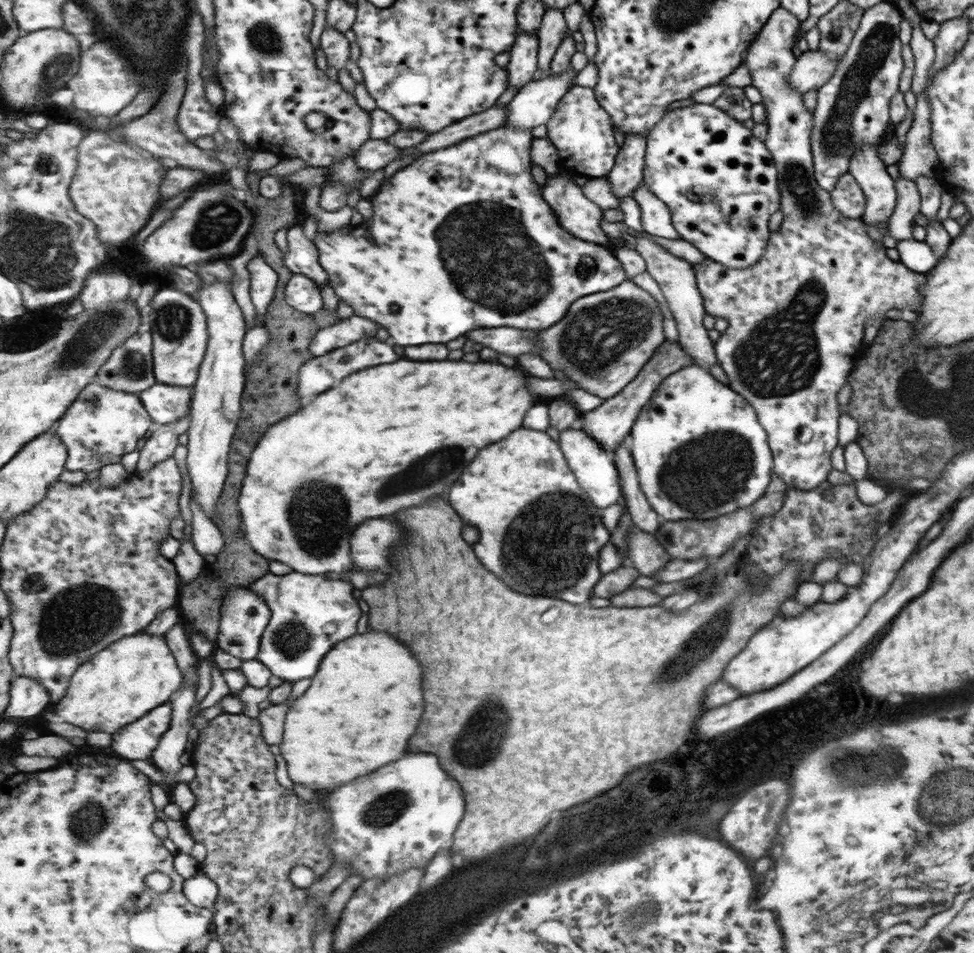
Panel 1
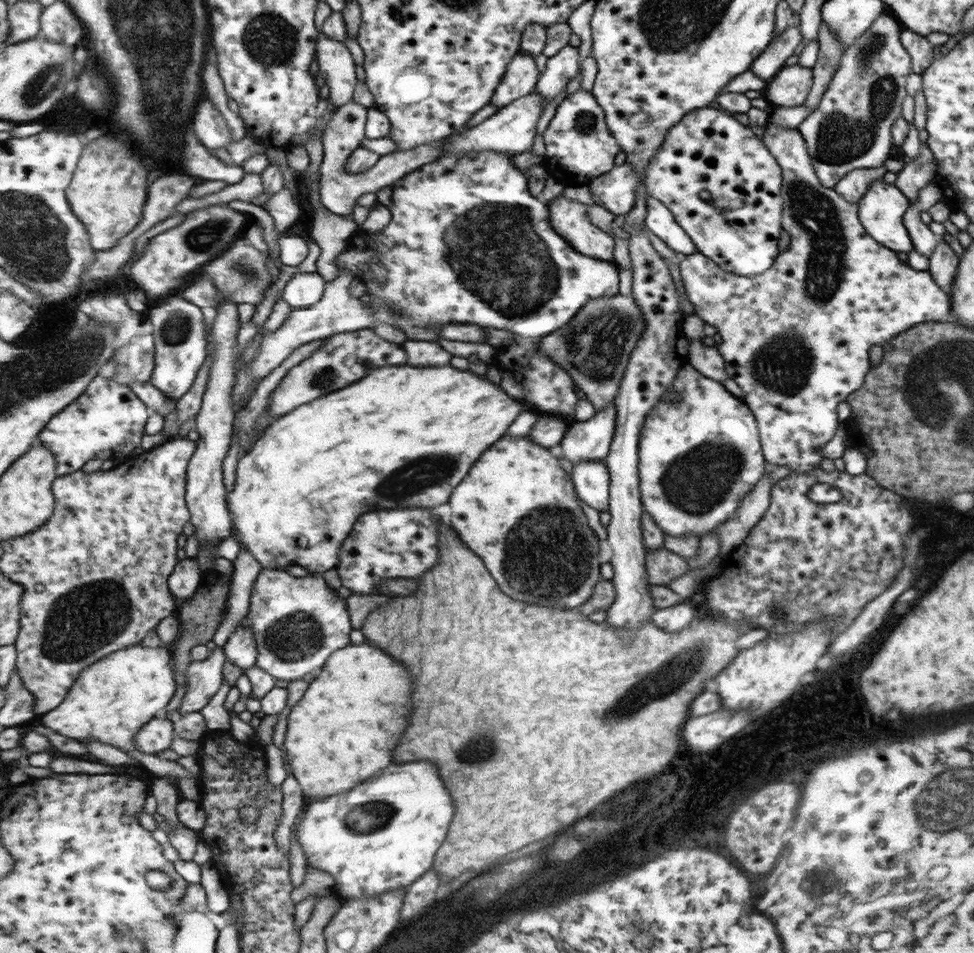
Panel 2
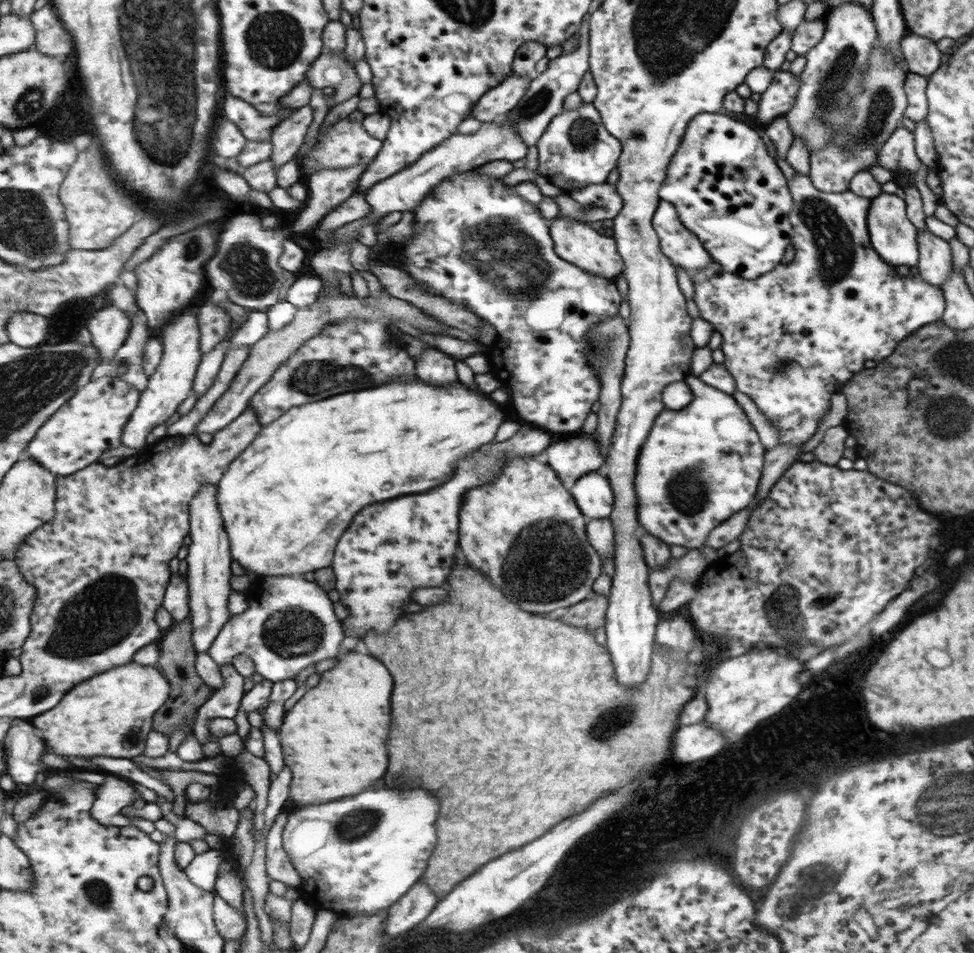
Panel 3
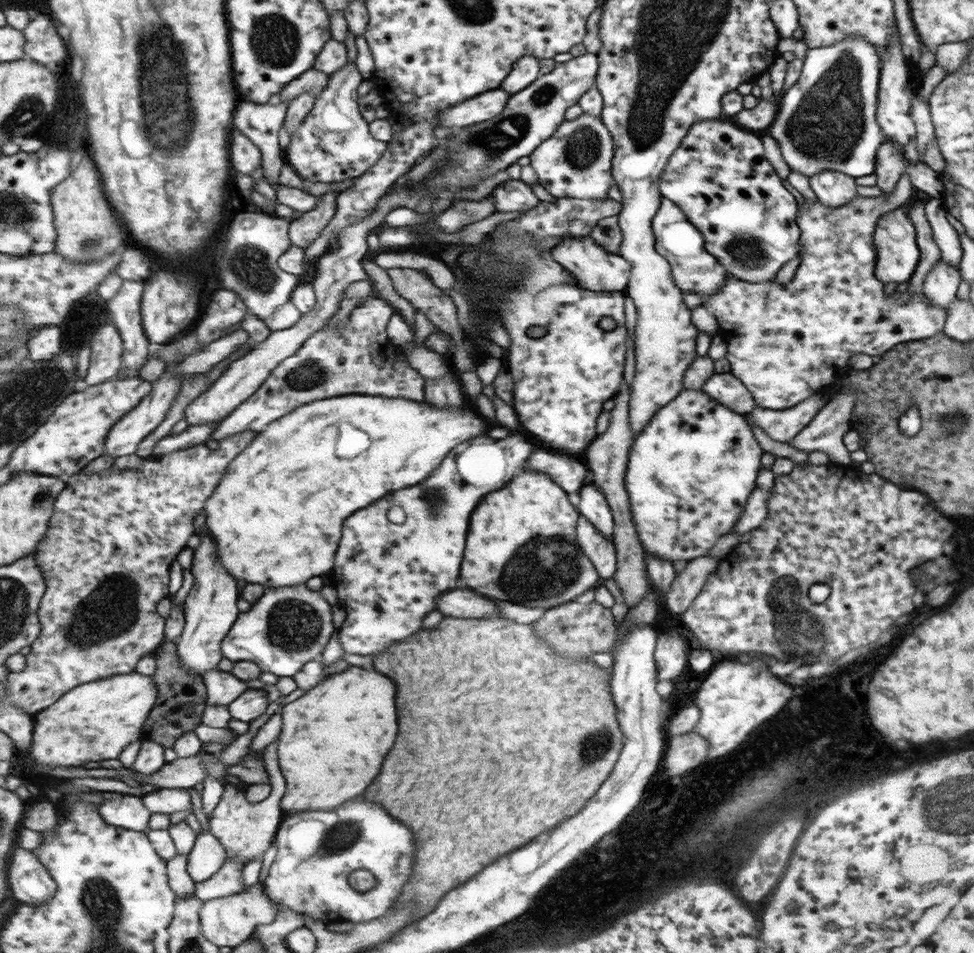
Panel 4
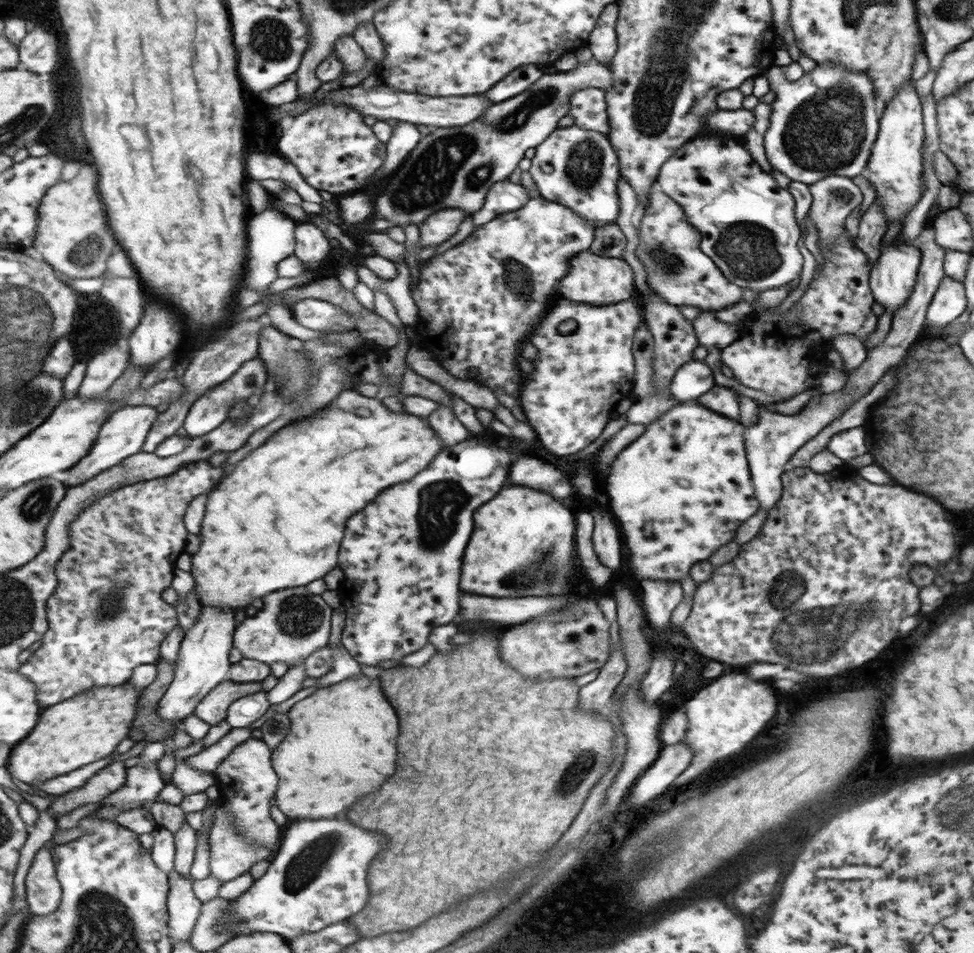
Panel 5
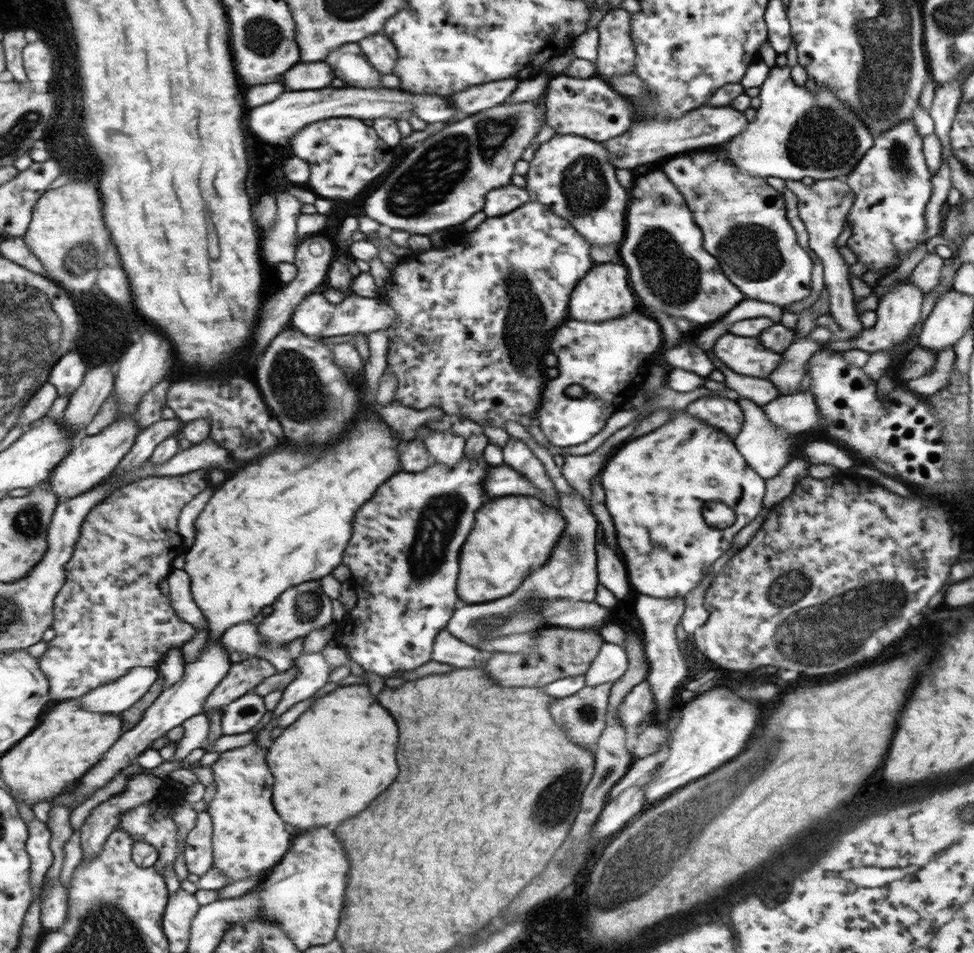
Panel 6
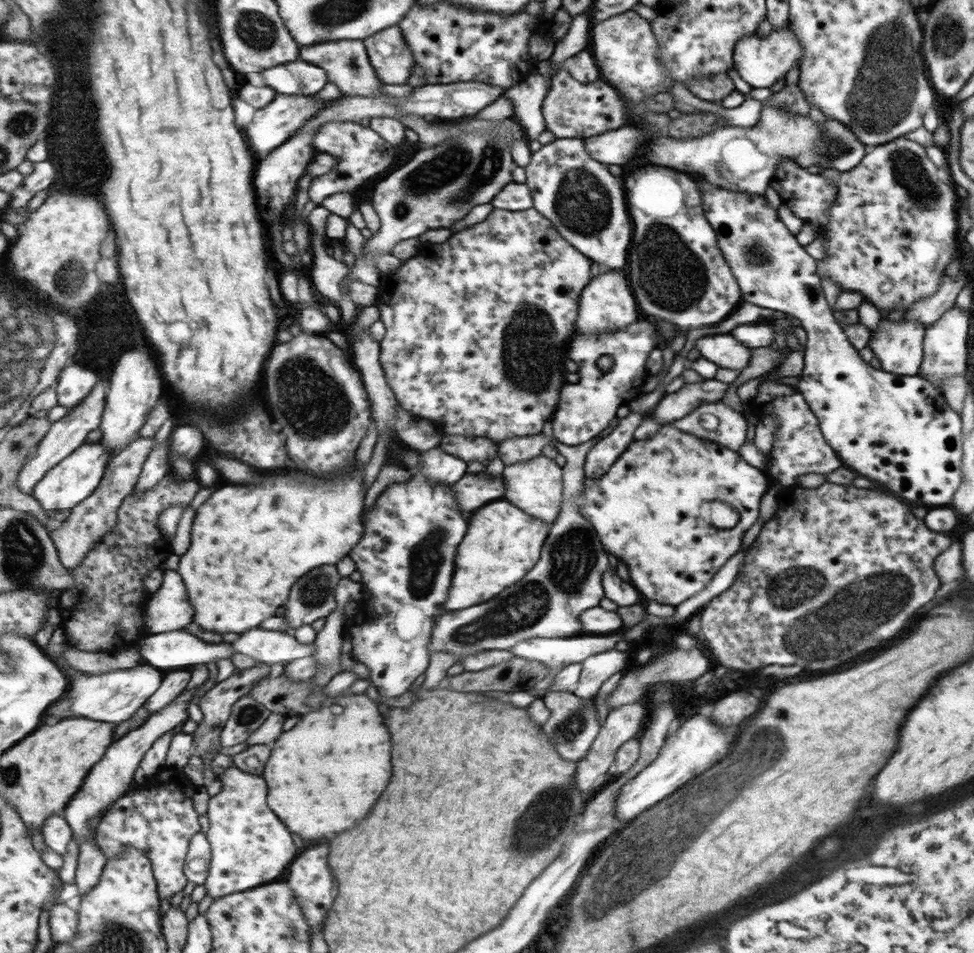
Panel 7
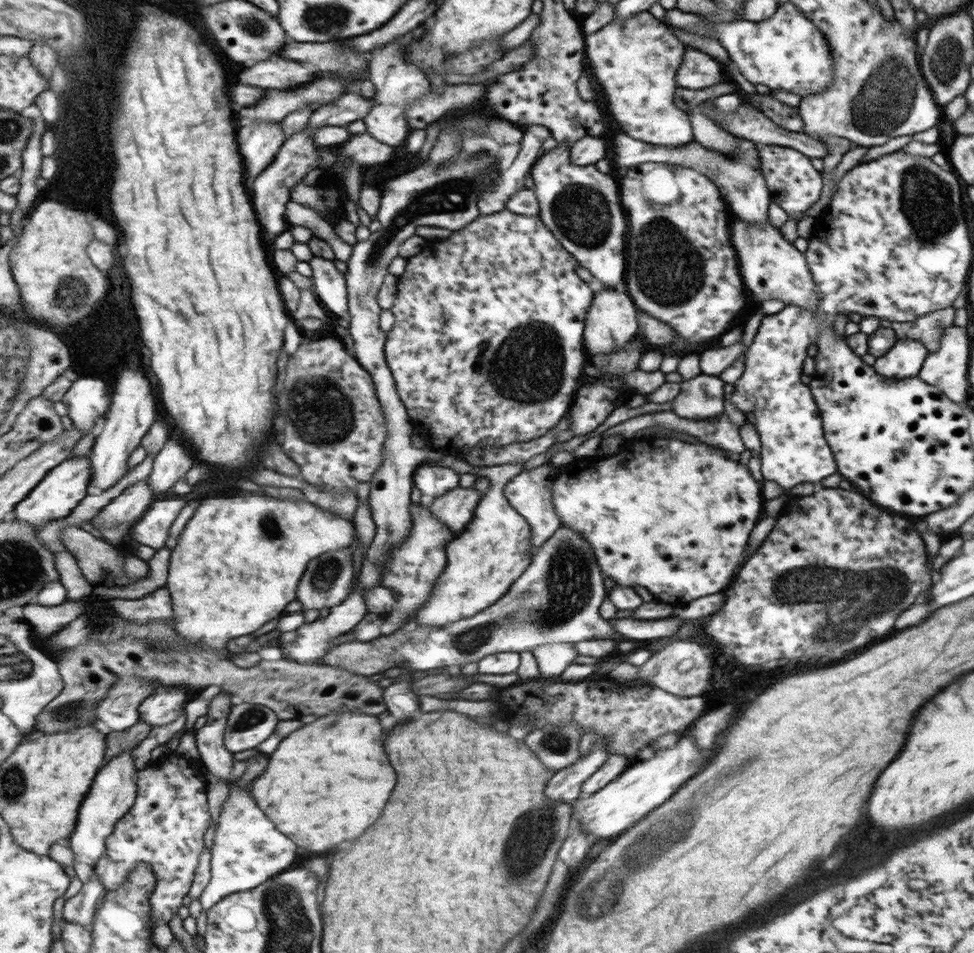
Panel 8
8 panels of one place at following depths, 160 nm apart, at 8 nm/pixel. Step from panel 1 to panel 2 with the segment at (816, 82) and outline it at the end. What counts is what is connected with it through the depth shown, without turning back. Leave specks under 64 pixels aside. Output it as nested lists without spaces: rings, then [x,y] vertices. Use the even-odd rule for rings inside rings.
[[[783,66],[776,72],[762,93],[769,109],[796,107],[803,104],[812,87],[812,69],[799,66]]]

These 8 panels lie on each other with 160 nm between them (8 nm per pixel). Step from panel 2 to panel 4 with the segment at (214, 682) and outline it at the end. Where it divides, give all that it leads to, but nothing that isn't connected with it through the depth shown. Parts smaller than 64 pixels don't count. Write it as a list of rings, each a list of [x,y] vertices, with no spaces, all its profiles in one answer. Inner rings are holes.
[[[305,584],[289,588],[267,588],[265,596],[251,604],[247,612],[242,612],[232,626],[223,642],[223,656],[233,662],[255,662],[265,672],[272,672],[281,677],[292,677],[305,664],[321,657],[338,629],[333,626],[331,604],[321,596],[320,591],[310,590]]]

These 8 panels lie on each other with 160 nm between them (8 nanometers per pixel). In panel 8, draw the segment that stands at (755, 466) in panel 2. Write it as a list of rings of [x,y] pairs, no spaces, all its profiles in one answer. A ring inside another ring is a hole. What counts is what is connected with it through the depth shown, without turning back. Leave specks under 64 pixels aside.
[[[633,436],[627,442],[625,448],[620,448],[617,454],[611,457],[603,458],[585,458],[584,460],[575,460],[558,468],[559,473],[555,481],[553,493],[553,505],[559,517],[562,520],[563,527],[569,527],[577,531],[593,548],[594,555],[600,571],[613,580],[615,585],[643,586],[654,601],[673,606],[682,606],[684,603],[691,603],[696,598],[719,593],[721,588],[725,588],[731,582],[729,578],[735,576],[735,564],[742,559],[743,548],[747,544],[747,536],[751,528],[757,524],[759,512],[761,512],[761,498],[759,498],[759,488],[755,480],[749,476],[747,467],[743,464],[737,464],[723,454],[721,449],[714,446],[705,446],[701,444],[685,444],[677,440],[667,440],[667,438],[641,438],[633,446]]]

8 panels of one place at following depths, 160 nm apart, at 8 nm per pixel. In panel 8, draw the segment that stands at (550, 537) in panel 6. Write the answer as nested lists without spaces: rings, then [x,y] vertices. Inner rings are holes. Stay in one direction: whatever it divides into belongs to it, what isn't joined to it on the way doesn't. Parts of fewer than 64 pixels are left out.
[[[511,463],[511,464],[499,464],[499,466],[474,466],[473,470],[471,472],[468,472],[473,475],[482,476],[489,478],[491,480],[491,488],[486,491],[485,495],[483,496],[483,499],[479,502],[479,505],[477,507],[477,510],[475,511],[473,520],[468,524],[468,527],[465,531],[463,531],[460,535],[455,537],[451,543],[448,543],[448,566],[446,566],[447,570],[445,570],[445,574],[442,574],[440,576],[441,582],[438,582],[436,584],[436,588],[434,588],[434,591],[432,592],[432,598],[428,600],[420,608],[420,612],[412,618],[409,622],[408,629],[417,628],[419,625],[431,625],[436,627],[442,627],[446,624],[451,624],[460,620],[463,620],[464,618],[471,618],[474,617],[477,613],[480,613],[481,611],[484,611],[487,607],[491,607],[492,604],[495,604],[502,596],[505,596],[508,594],[509,589],[513,586],[513,583],[516,582],[517,579],[520,578],[520,576],[523,576],[525,574],[525,571],[528,570],[530,566],[532,566],[533,559],[535,557],[534,552],[532,551],[532,526],[527,522],[527,519],[520,513],[515,510],[515,508],[512,507],[511,503],[509,503],[509,499],[505,497],[504,488],[505,485],[515,476],[522,472],[523,463]]]

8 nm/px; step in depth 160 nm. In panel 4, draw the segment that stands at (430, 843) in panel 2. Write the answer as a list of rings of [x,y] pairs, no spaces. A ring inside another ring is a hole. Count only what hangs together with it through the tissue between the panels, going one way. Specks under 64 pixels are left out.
[[[353,800],[331,812],[297,812],[285,815],[277,836],[277,859],[263,885],[275,904],[275,912],[293,910],[303,918],[316,918],[326,924],[351,921],[362,923],[387,914],[411,878],[415,864],[415,836],[381,804]]]

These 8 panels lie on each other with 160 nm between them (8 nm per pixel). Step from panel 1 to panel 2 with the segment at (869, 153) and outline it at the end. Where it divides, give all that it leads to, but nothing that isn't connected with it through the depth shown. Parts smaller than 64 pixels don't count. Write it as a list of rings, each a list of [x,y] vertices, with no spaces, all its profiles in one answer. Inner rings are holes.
[[[882,177],[873,179],[866,188],[864,195],[858,200],[857,212],[861,226],[865,232],[885,248],[908,254],[912,248],[912,239],[908,235],[907,223],[903,220],[903,214],[908,207],[908,197],[898,189],[894,183],[884,182]]]

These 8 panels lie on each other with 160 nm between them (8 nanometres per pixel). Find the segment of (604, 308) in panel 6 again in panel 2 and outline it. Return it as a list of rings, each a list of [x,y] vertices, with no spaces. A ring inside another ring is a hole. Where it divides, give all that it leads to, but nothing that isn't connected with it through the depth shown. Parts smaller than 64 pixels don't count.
[[[560,194],[549,203],[553,228],[578,252],[610,261],[613,239],[589,222],[586,205]]]

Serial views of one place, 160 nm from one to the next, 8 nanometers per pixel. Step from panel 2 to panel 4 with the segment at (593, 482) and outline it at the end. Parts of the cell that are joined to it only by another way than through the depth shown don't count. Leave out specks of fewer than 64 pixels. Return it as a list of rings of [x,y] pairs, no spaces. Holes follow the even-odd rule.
[[[588,480],[581,486],[577,494],[579,495],[577,508],[581,516],[584,516],[591,524],[594,524],[601,534],[611,539],[612,514],[602,492]]]

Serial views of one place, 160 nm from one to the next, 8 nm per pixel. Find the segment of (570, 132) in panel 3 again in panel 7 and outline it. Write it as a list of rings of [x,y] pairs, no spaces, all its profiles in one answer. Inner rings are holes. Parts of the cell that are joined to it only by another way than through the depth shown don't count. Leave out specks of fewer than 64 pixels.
[[[576,138],[559,139],[543,145],[532,154],[531,163],[526,169],[526,183],[534,198],[534,207],[560,230],[570,245],[581,251],[589,260],[597,262],[602,270],[621,270],[625,264],[627,246],[631,242],[631,224],[625,210],[622,177],[611,176],[607,166],[593,160],[586,151],[584,141]]]

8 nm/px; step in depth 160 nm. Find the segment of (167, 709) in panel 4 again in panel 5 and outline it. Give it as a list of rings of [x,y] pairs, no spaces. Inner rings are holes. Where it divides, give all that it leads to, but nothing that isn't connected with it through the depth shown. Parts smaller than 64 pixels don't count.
[[[161,658],[156,667],[158,678],[143,690],[138,715],[129,738],[134,741],[155,742],[164,738],[174,738],[175,733],[183,728],[183,721],[170,721],[160,715],[160,702],[176,678],[176,667],[172,662]]]

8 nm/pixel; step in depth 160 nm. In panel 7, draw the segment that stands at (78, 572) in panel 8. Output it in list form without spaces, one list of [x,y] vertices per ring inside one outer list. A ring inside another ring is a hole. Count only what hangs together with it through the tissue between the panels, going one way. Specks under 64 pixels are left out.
[[[138,437],[113,455],[108,463],[104,480],[89,499],[73,509],[62,525],[51,532],[60,552],[62,563],[69,569],[76,569],[88,552],[116,525],[118,511],[125,498],[134,493],[145,461],[154,450],[155,438]]]

